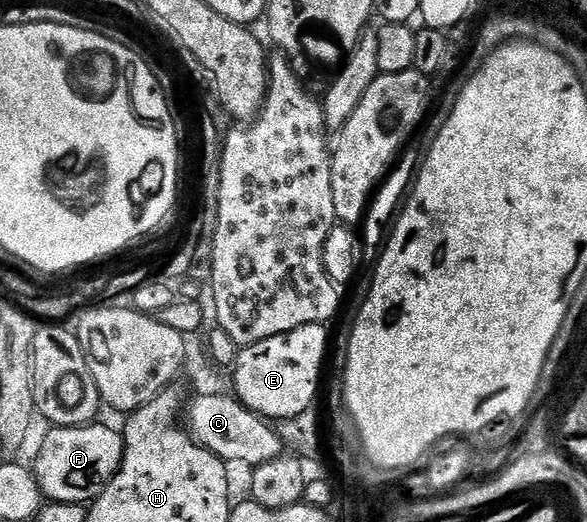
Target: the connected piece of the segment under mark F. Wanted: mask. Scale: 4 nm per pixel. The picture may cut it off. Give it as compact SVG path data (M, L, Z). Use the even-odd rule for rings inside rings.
M101 425L53 426L43 446L35 452L37 459L31 462L31 469L42 495L49 502L92 503L115 472L119 472L125 451L122 431Z

